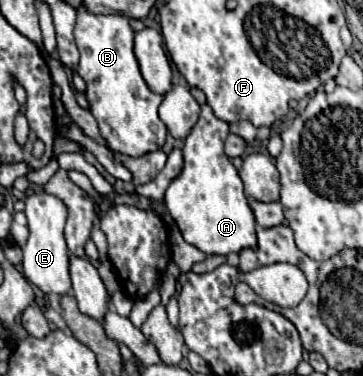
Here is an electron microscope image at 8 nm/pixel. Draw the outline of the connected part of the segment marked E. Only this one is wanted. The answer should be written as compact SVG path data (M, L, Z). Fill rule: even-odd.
M32 193L26 197L26 209L30 237L24 247L24 261L22 261L22 273L24 277L40 287L46 295L66 295L70 287L70 275L68 275L68 247L64 241L64 223L66 223L66 205L48 193Z

